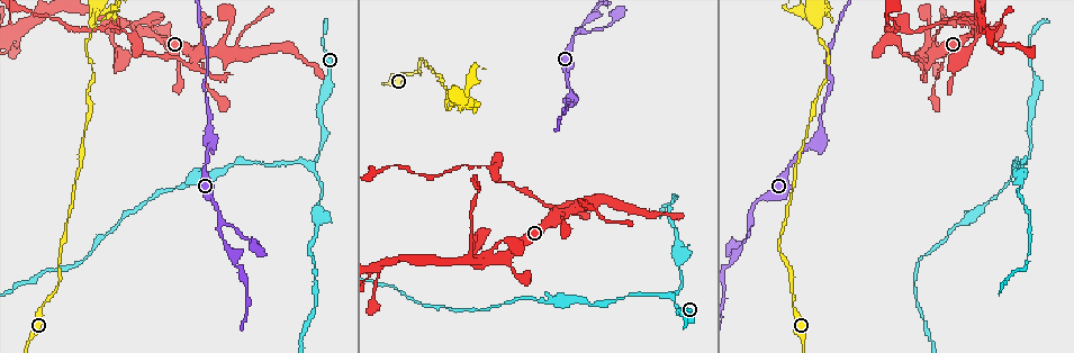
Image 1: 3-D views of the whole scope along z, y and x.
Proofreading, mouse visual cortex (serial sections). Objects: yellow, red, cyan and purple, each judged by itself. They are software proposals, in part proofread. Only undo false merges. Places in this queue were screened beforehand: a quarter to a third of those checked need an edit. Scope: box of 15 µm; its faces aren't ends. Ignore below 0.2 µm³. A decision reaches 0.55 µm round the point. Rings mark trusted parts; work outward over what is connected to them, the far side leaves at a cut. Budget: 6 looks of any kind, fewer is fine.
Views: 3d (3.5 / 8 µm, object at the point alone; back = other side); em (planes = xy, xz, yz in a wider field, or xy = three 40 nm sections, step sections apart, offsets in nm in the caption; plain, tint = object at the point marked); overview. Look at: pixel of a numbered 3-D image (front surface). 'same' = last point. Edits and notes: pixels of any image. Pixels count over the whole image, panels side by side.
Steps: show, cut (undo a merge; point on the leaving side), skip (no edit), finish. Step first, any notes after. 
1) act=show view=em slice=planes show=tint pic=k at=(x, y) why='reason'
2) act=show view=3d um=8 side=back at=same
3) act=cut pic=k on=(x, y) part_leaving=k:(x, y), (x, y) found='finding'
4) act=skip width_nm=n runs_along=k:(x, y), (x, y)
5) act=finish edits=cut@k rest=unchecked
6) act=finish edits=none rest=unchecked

act=show view=3d um=3.5 pic=1 at=(672, 298) why='three arms meet'

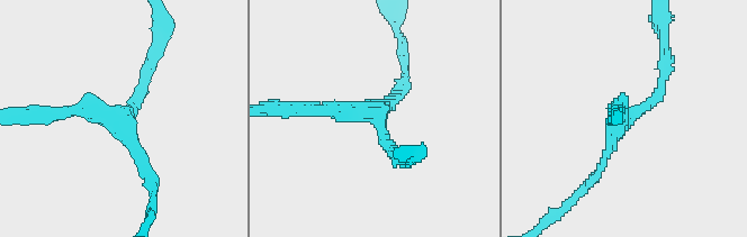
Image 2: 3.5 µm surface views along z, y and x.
act=show view=em slice=xy step=5 show=tint pic=2 at=(371, 113) arms=3 arm_widths_nm=150,150,200 why='now the EM'

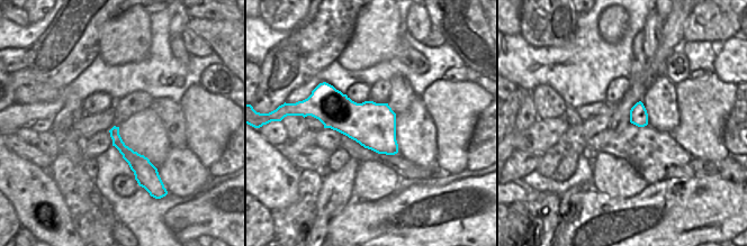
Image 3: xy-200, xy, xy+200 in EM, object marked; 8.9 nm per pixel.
act=skip runs_along=2:(397, 157), (372, 111), (300, 109) found='all the same cell'

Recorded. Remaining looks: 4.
act=show view=3d um=3.5 pic=1 at=(555, 214) why='three arms meet'

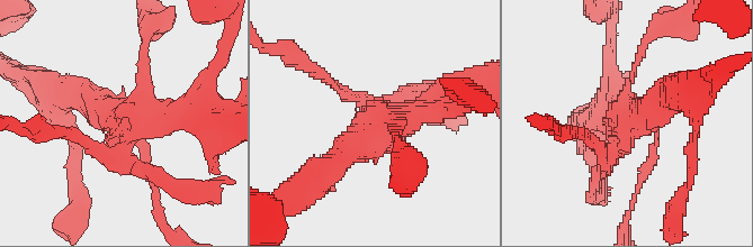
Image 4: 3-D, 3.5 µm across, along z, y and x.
act=show view=em slice=xy step=2 show=tint pic=4 at=(629, 120) why='need the tissue'

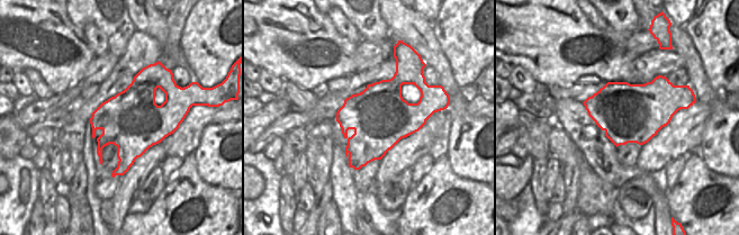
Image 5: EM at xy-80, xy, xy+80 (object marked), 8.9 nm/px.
act=show view=em slice=xy step=1 show=tint at=same

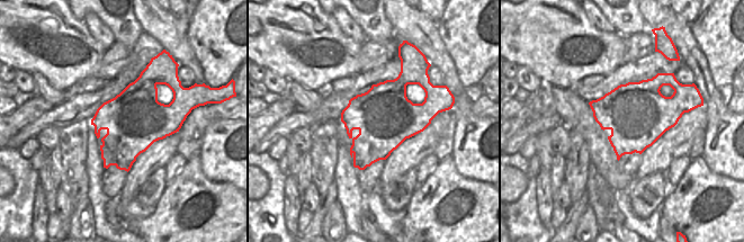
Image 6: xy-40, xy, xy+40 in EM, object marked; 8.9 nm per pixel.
act=cut pic=4 on=(162, 184) part_leaving=4:(119, 153), (29, 133) found='a second cell is stuck on'

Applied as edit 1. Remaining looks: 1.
act=finish edits=cut@4 rest=unchecked

